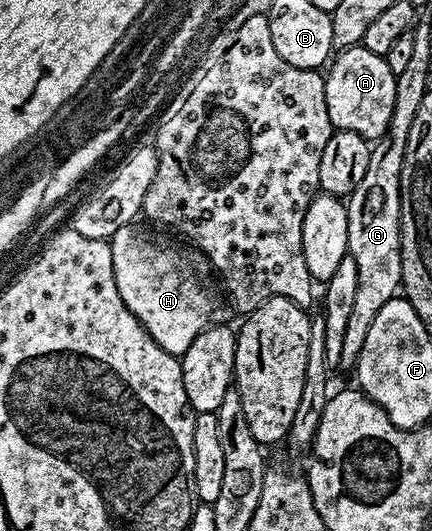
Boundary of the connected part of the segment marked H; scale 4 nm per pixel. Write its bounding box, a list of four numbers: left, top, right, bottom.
[109,223,223,355]

